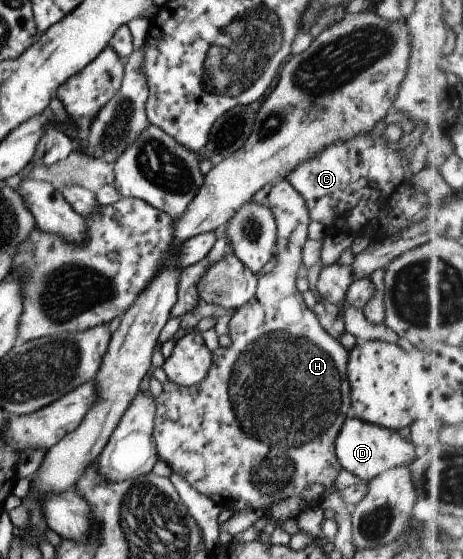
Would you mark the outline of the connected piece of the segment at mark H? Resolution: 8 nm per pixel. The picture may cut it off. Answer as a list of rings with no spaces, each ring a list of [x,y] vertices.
[[[283,179],[280,183],[273,185],[267,193],[265,205],[272,214],[276,226],[276,239],[274,246],[277,251],[274,253],[275,267],[258,277],[256,291],[253,298],[249,299],[244,305],[235,309],[227,334],[231,338],[231,345],[227,348],[211,350],[211,364],[207,374],[198,385],[183,387],[166,381],[162,383],[162,393],[154,399],[155,418],[152,426],[152,437],[156,455],[159,460],[166,462],[171,472],[181,475],[188,485],[191,485],[199,494],[205,495],[215,506],[218,506],[225,514],[230,514],[243,509],[268,510],[271,505],[278,503],[283,498],[297,495],[306,502],[308,506],[316,507],[318,496],[333,485],[335,476],[340,471],[339,463],[334,455],[334,440],[338,430],[344,423],[347,415],[350,414],[350,388],[346,379],[346,351],[336,340],[335,335],[327,333],[319,325],[316,316],[307,309],[303,303],[302,294],[295,288],[296,278],[301,271],[300,252],[307,240],[307,226],[310,223],[308,212],[301,197],[291,185]]]

